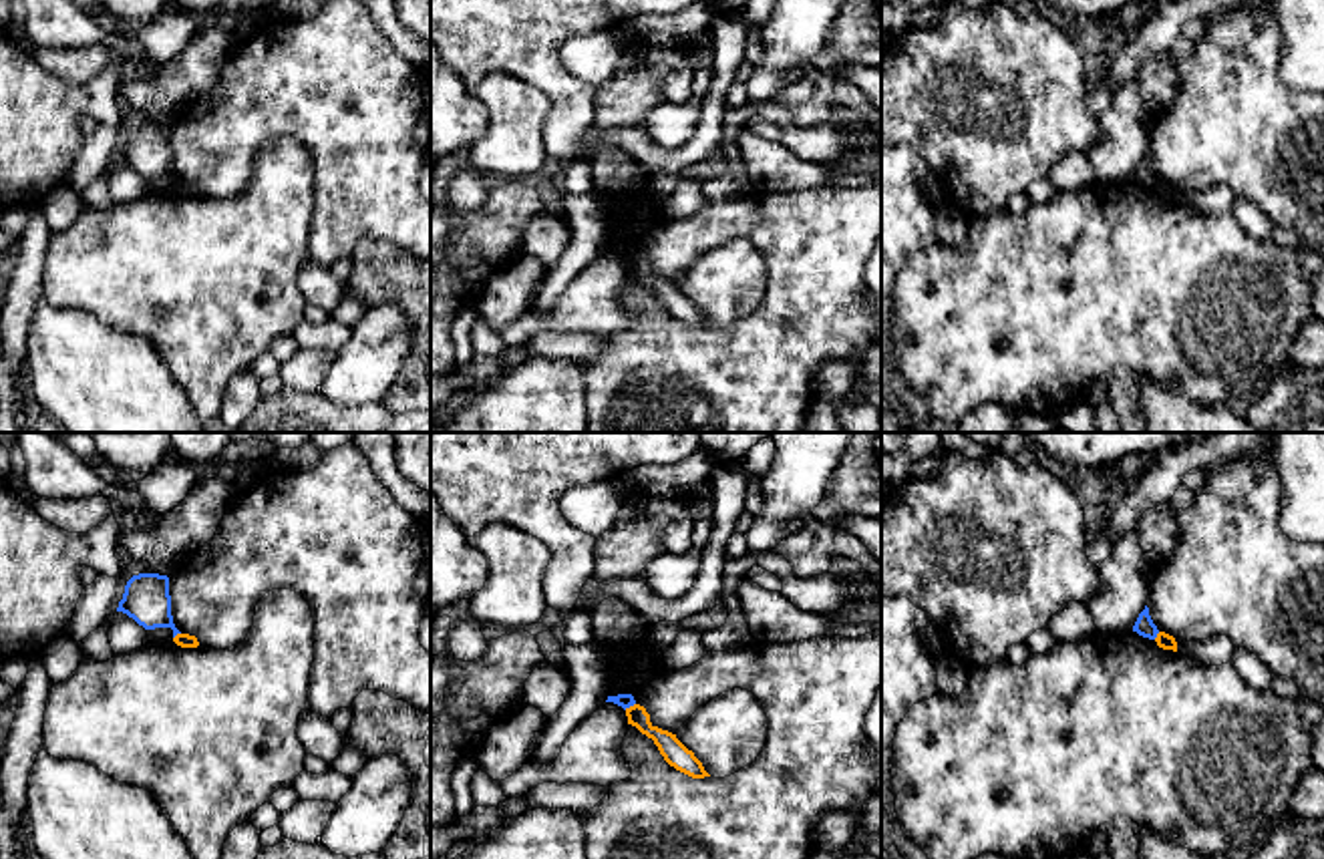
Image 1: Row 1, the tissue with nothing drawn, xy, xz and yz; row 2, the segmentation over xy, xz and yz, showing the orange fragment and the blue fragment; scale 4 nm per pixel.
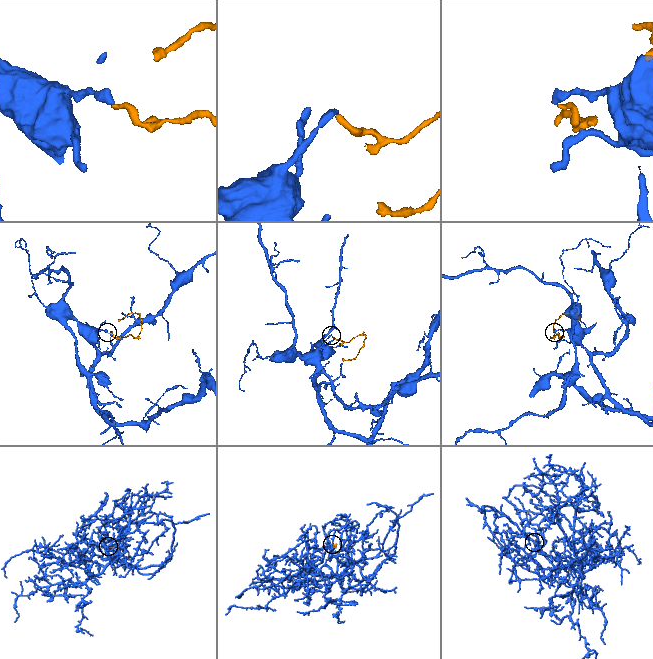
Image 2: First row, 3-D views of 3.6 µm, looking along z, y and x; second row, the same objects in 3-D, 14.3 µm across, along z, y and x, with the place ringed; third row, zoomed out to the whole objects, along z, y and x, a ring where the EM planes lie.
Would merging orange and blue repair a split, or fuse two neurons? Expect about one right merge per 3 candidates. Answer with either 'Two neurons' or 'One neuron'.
Two neurons

